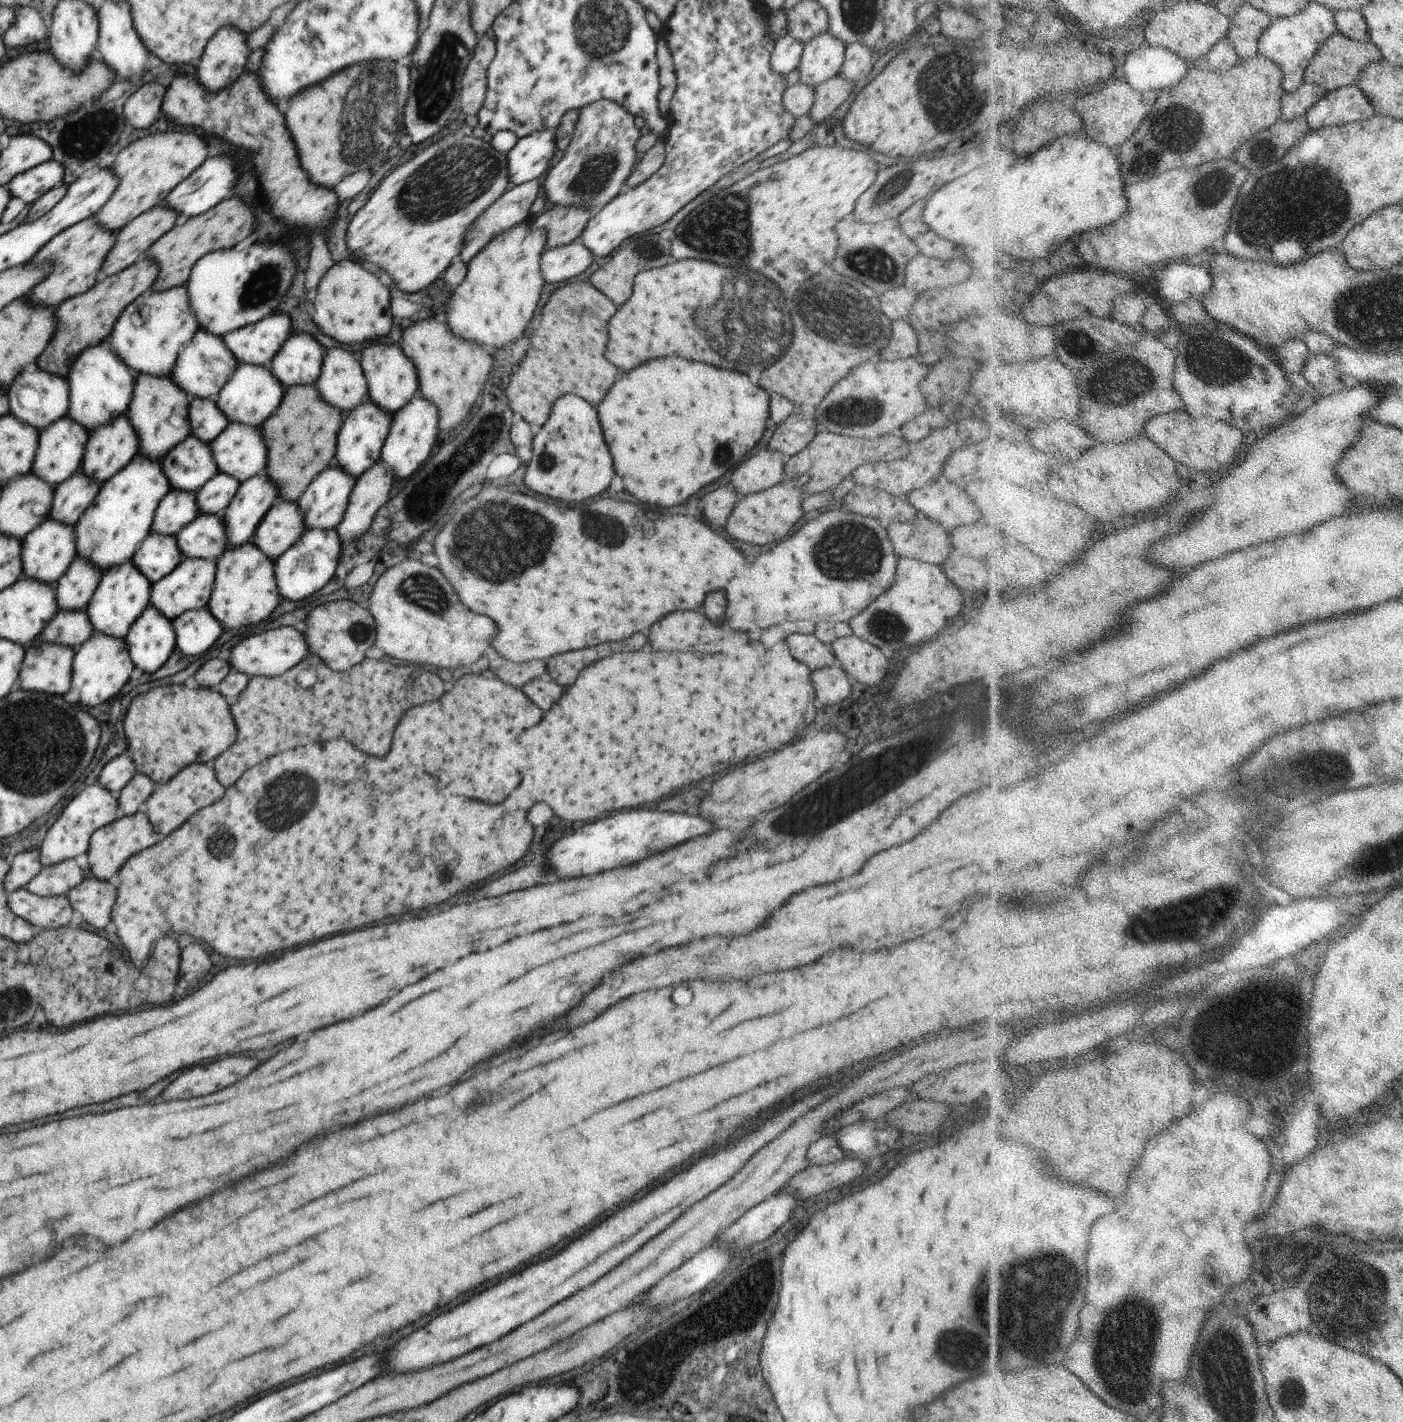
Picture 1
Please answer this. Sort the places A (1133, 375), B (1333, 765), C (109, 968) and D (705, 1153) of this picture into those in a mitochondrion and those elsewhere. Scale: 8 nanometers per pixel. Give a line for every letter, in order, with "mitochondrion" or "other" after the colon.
A: mitochondrion
B: mitochondrion
C: other
D: other

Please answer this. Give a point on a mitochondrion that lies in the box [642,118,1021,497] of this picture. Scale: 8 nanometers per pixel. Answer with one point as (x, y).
(755, 335)

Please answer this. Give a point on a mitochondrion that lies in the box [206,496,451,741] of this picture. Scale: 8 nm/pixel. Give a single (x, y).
(358, 632)

